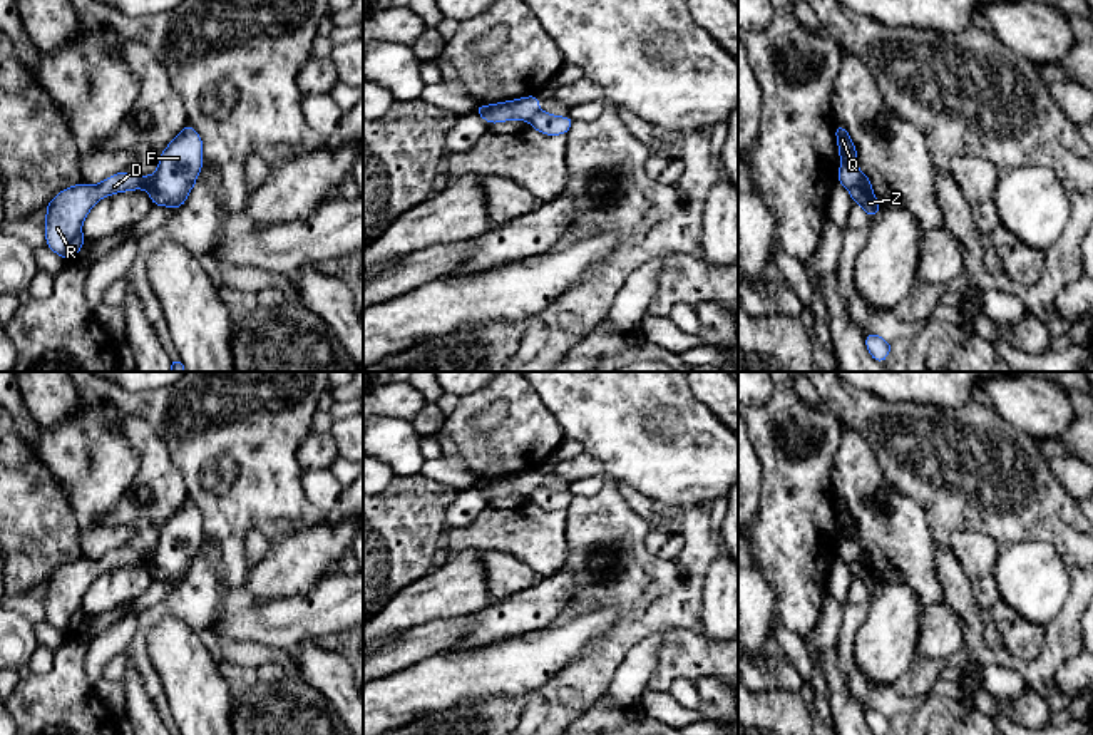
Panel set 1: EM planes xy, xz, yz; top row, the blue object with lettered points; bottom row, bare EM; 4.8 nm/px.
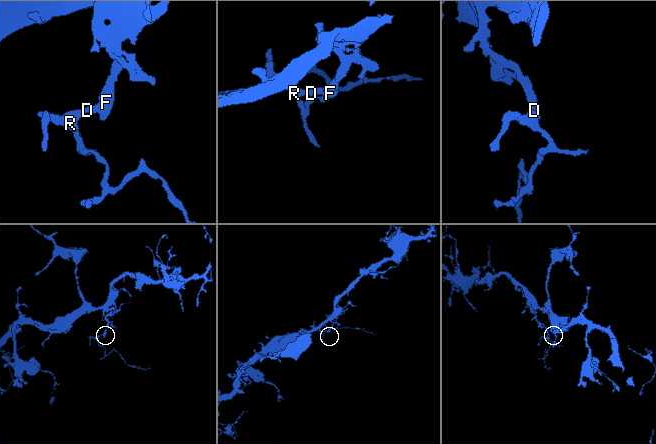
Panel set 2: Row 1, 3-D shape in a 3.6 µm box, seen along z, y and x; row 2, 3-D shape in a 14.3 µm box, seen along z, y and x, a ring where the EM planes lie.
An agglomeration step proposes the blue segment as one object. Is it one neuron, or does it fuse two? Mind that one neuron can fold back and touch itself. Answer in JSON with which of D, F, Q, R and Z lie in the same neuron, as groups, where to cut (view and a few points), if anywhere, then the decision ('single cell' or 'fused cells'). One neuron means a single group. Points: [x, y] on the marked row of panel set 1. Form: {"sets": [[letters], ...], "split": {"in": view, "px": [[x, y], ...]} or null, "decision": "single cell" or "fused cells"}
{"sets": [["D", "R"], ["F", "Q", "Z"]], "split": {"in": "yz", "px": [[861, 173], [849, 190]]}, "decision": "fused cells"}

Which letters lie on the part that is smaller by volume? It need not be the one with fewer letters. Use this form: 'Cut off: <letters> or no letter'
Cut off: D, R

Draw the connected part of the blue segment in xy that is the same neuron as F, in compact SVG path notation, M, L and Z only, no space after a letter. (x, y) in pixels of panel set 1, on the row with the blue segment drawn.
M186 122L184 131L169 142L159 157L156 179L149 188L152 204L181 209L203 164L201 136Z

